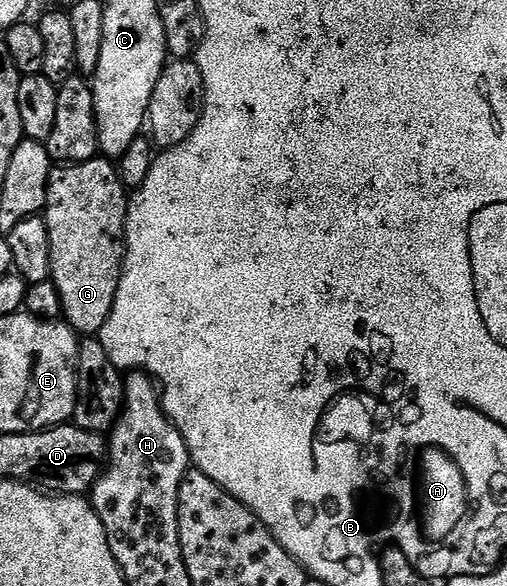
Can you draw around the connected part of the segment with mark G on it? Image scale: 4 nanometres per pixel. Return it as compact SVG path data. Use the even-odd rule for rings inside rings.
M108 158L53 167L48 179L48 193L42 217L50 234L50 279L62 298L63 319L81 337L92 338L99 334L112 313L114 298L120 285L120 271L124 268L124 231L128 202L129 197L120 181L117 165Z

